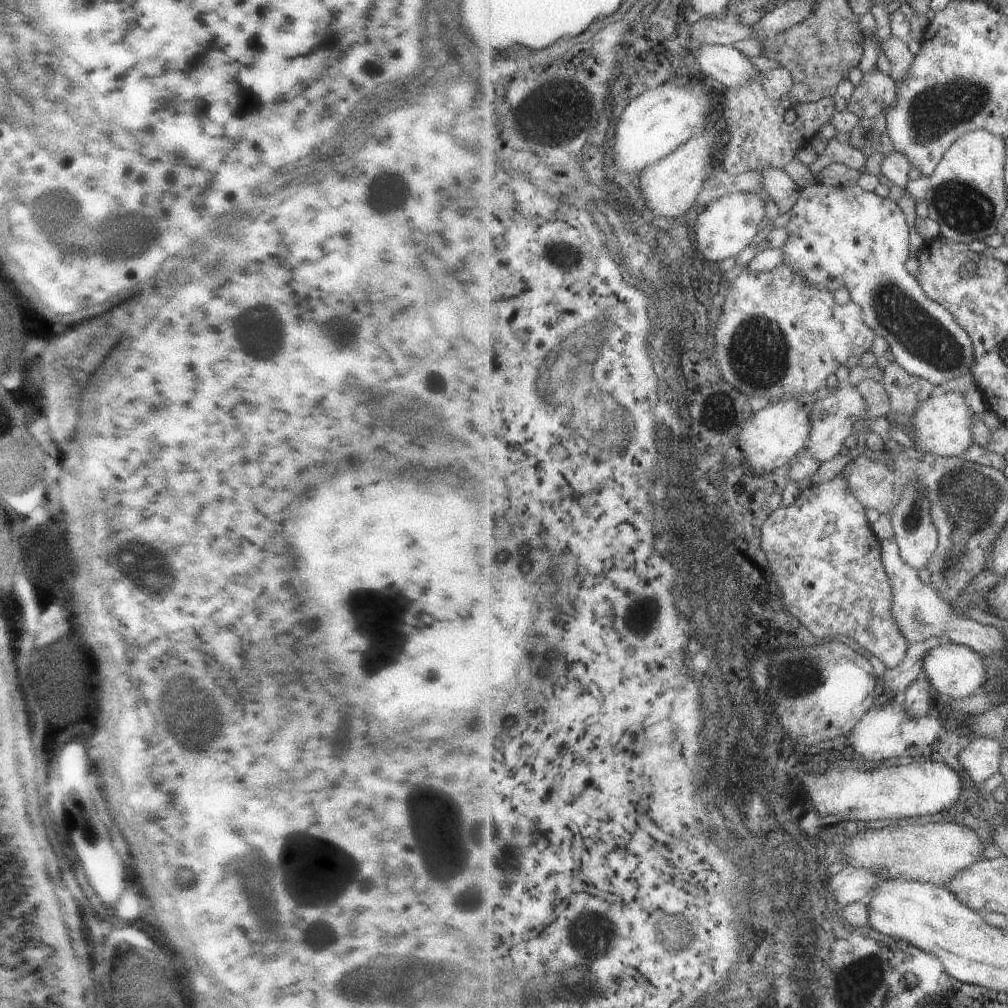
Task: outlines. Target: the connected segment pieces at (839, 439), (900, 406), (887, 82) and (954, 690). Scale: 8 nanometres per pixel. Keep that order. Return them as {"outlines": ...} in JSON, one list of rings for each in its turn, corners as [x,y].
{"outlines":[[[[847,383],[839,386],[837,390],[832,390],[827,398],[811,401],[811,432],[805,448],[810,452],[811,457],[815,457],[821,463],[837,456],[839,450],[843,448],[845,440],[851,436],[853,424],[865,417],[866,406],[866,398],[860,393],[860,390],[857,387],[851,388]]],[[[891,360],[884,370],[882,383],[889,393],[892,404],[887,420],[892,414],[904,414],[909,418],[917,410],[917,407],[934,394],[935,385],[929,380],[909,374],[904,366]]],[[[879,70],[866,72],[848,98],[847,110],[860,119],[870,119],[888,111],[896,100],[896,80]]],[[[945,641],[924,656],[924,674],[930,678],[933,690],[946,694],[952,700],[962,699],[979,692],[987,680],[984,657],[980,652],[953,641]]]]}

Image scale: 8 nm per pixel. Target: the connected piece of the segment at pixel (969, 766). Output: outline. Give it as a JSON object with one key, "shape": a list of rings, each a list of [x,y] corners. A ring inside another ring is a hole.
{"shape":[[[973,736],[973,740],[958,755],[959,762],[977,785],[999,772],[999,756],[1005,747],[1003,739]]]}

